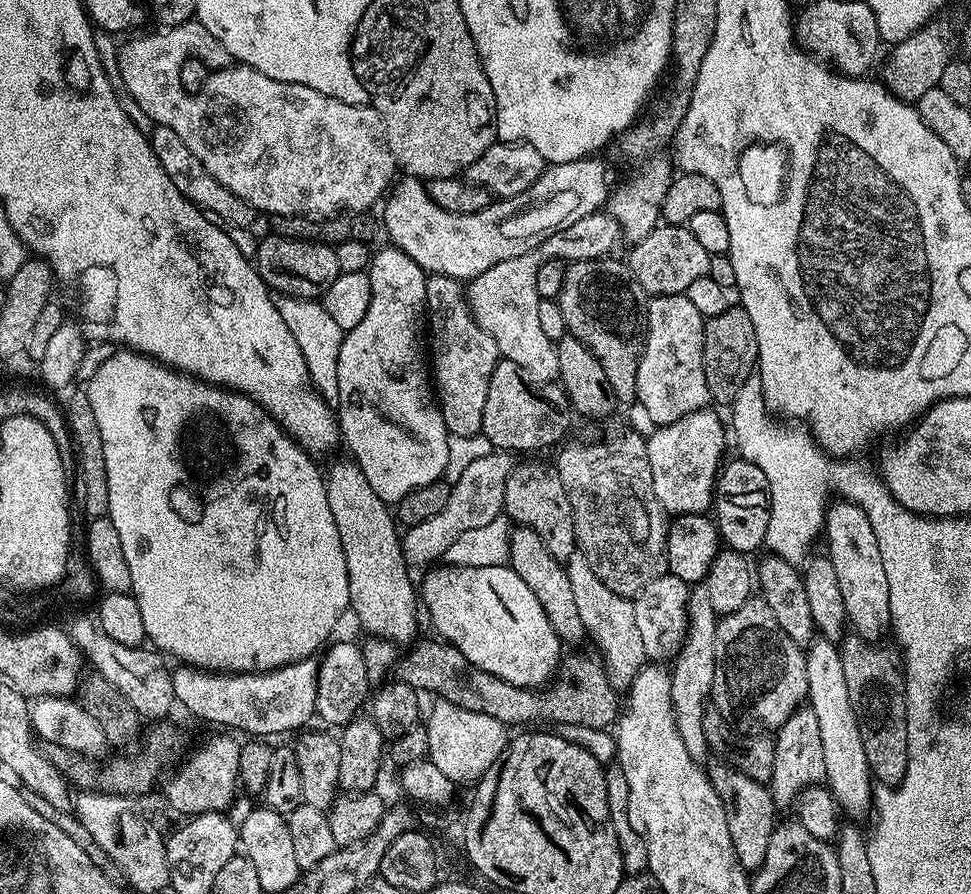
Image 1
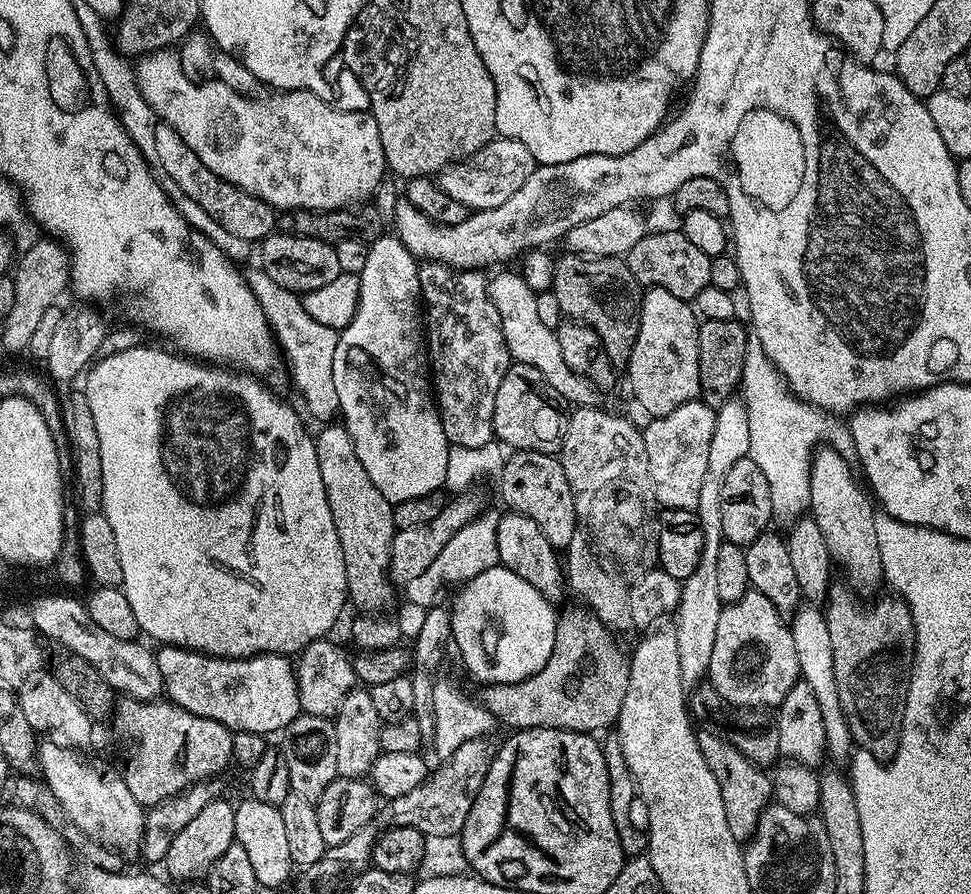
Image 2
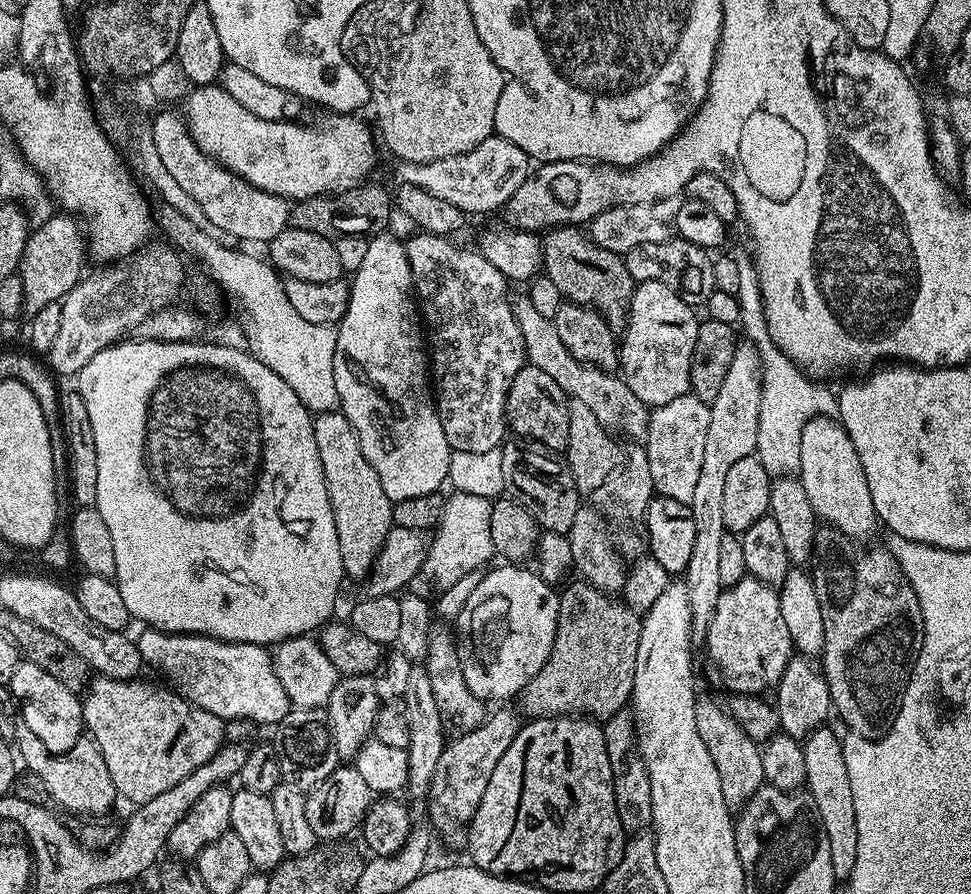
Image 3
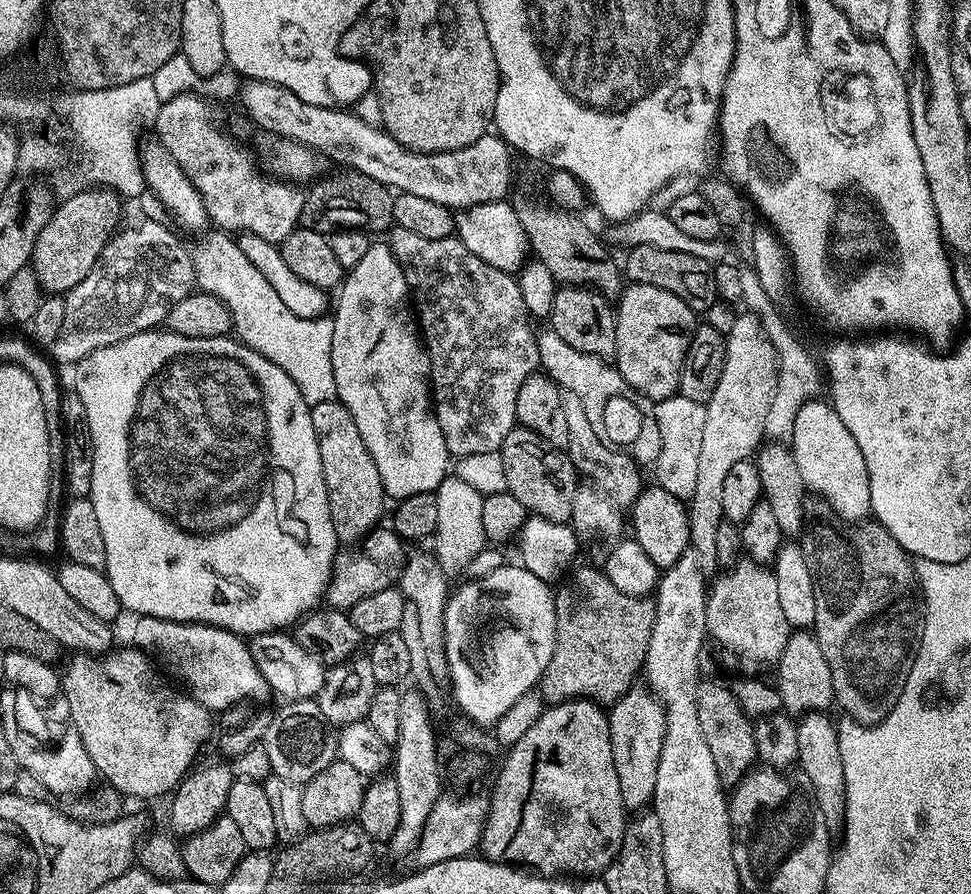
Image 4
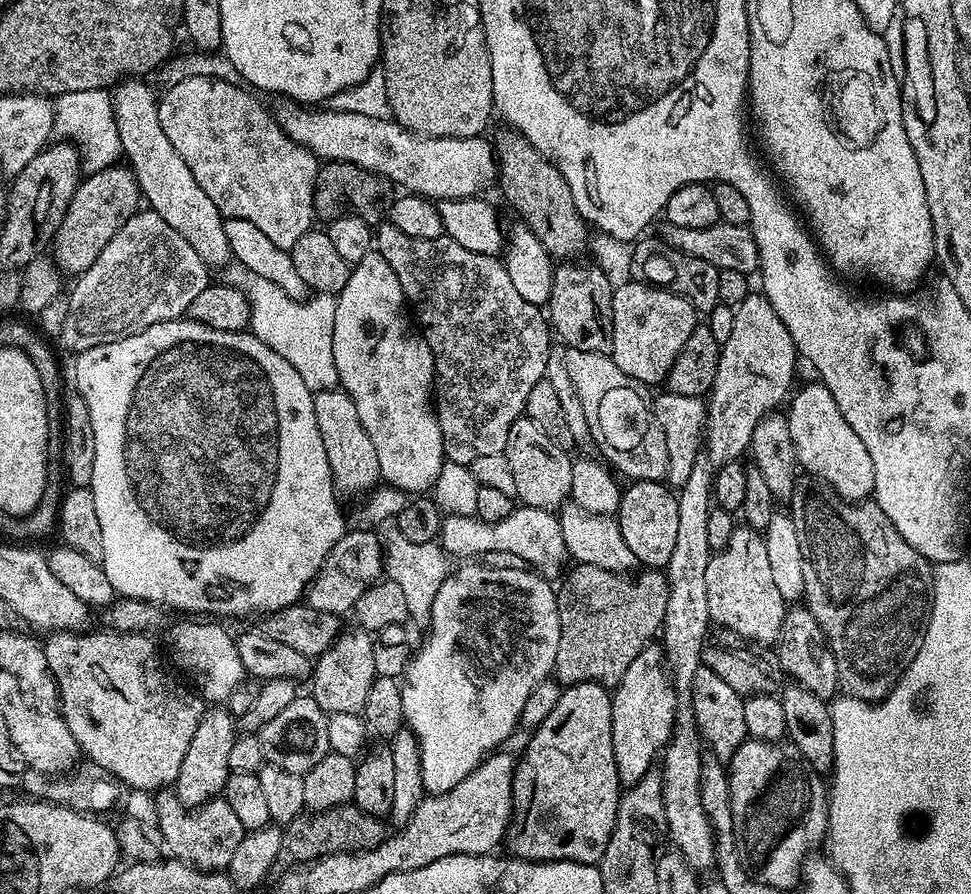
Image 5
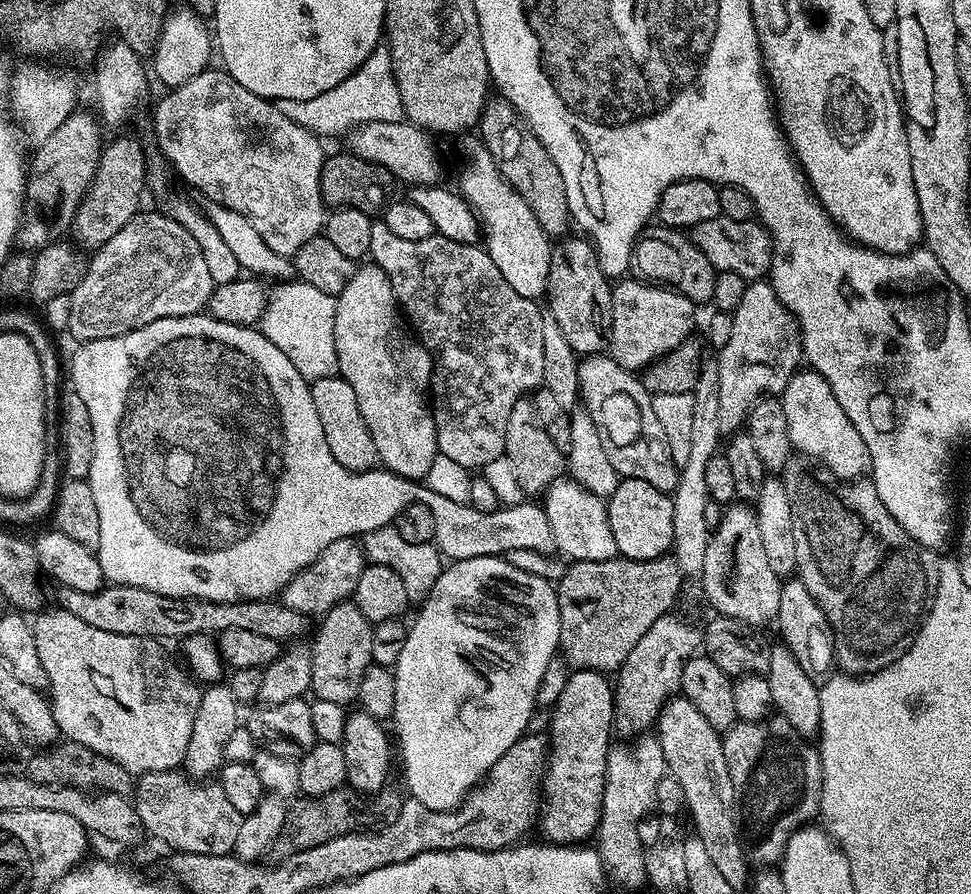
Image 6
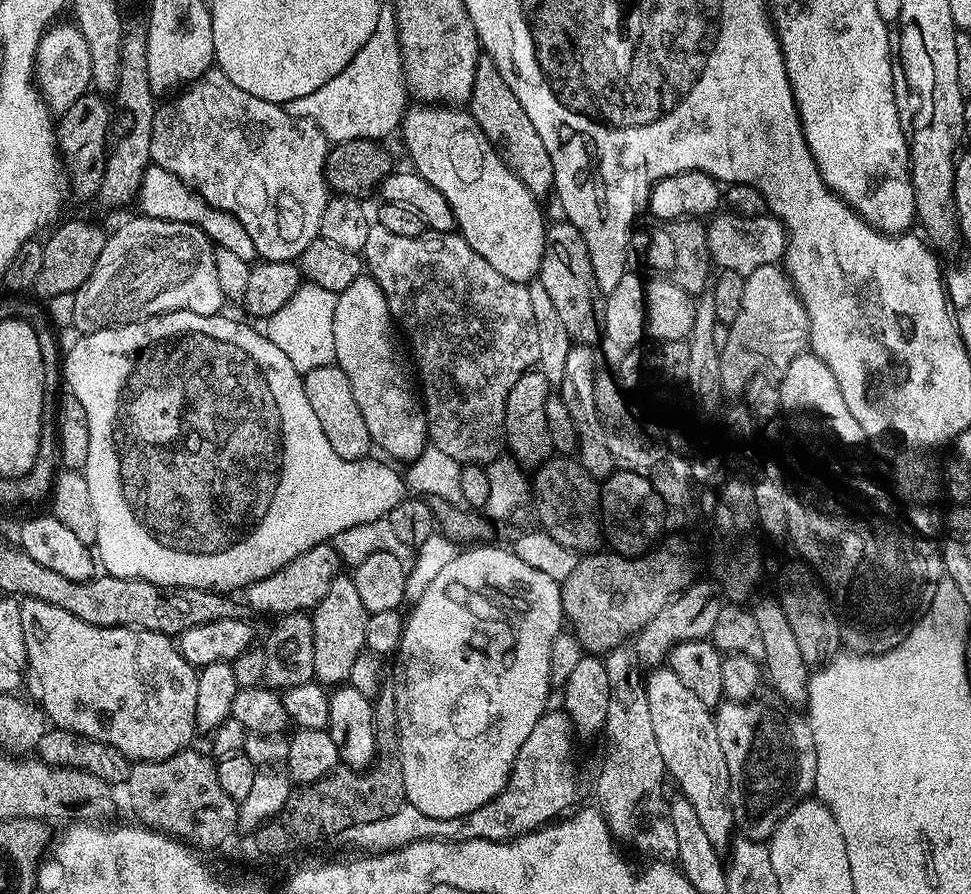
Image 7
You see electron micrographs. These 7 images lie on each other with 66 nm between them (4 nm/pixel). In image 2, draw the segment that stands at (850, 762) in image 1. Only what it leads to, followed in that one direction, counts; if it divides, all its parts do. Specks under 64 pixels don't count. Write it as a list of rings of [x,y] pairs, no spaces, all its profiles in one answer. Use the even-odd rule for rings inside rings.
[[[800,606],[790,620],[794,650],[798,650],[798,666],[803,683],[814,690],[818,706],[822,706],[822,722],[826,726],[826,752],[836,760],[847,761],[854,751],[854,741],[848,729],[848,719],[838,698],[838,682],[834,682],[834,649],[830,647],[830,630],[823,611],[816,606]]]

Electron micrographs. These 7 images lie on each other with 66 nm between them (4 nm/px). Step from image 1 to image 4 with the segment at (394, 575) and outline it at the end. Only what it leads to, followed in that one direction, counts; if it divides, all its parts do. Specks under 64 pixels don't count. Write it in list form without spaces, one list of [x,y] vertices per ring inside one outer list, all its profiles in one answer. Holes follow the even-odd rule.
[[[327,400],[311,405],[314,434],[322,454],[322,478],[326,482],[330,514],[334,522],[336,539],[341,545],[352,546],[364,539],[385,519],[386,497],[382,474],[372,457],[372,450],[362,442],[362,432],[354,423],[354,414],[339,400]]]

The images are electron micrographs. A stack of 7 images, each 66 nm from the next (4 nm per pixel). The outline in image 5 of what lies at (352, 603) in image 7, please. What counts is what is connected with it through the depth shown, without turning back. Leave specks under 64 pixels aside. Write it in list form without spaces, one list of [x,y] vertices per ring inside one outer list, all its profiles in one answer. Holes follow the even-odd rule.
[[[353,627],[353,632],[341,631],[340,635],[314,660],[310,672],[312,689],[310,695],[326,713],[360,714],[366,706],[366,696],[377,675],[374,670],[374,636],[363,628]]]

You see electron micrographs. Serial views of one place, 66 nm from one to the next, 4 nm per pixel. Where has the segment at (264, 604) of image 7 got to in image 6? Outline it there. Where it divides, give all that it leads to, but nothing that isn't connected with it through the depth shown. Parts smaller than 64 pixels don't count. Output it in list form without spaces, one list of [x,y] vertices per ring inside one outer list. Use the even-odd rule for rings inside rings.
[[[355,539],[330,542],[330,546],[326,546],[326,550],[318,554],[315,562],[307,564],[284,587],[282,602],[286,607],[300,611],[309,618],[323,617],[335,604],[347,601],[351,597],[353,590],[358,586],[358,578],[364,567],[366,567],[364,550]]]

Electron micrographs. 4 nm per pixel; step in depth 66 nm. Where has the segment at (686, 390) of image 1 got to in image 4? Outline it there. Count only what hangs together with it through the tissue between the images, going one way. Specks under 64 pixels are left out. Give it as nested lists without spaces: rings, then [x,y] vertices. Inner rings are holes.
[[[629,283],[621,291],[615,305],[616,355],[614,363],[630,382],[630,386],[648,402],[665,400],[680,391],[682,362],[692,341],[692,329],[698,323],[693,312],[682,298],[658,286]],[[620,303],[620,305],[618,304]]]

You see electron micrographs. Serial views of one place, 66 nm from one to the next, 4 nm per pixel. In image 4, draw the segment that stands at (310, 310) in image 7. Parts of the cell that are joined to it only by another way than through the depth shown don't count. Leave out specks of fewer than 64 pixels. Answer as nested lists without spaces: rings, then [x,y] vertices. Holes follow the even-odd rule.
[[[214,230],[211,232],[213,233],[210,236],[205,235],[203,238],[200,238],[200,239],[205,238],[205,240],[198,241],[196,245],[193,243],[190,248],[192,254],[192,265],[194,266],[194,274],[196,275],[196,288],[199,289],[201,293],[216,296],[218,299],[221,300],[222,303],[226,305],[226,307],[228,307],[228,310],[232,315],[232,327],[234,329],[235,335],[239,338],[239,340],[241,340],[242,343],[245,344],[246,346],[250,346],[254,350],[258,350],[258,354],[262,354],[262,358],[270,358],[270,362],[274,362],[274,366],[282,366],[282,370],[286,370],[286,374],[290,374],[290,378],[294,378],[294,386],[298,386],[298,390],[302,394],[302,398],[304,399],[304,401],[306,401],[306,403],[308,403],[311,406],[317,404],[318,402],[326,402],[327,400],[336,399],[337,384],[334,382],[334,362],[332,361],[332,343],[334,342],[334,322],[332,321],[332,316],[325,314],[323,316],[319,316],[318,318],[298,318],[298,314],[293,314],[292,311],[290,311],[288,307],[285,306],[284,303],[282,303],[282,298],[278,298],[278,293],[275,292],[274,286],[270,286],[270,282],[266,282],[266,277],[263,276],[263,274],[259,270],[257,270],[255,266],[250,266],[250,258],[246,258],[246,254],[242,254],[242,250],[240,249],[239,243],[237,243],[237,241],[233,239],[233,237],[229,235],[229,233],[223,230]]]

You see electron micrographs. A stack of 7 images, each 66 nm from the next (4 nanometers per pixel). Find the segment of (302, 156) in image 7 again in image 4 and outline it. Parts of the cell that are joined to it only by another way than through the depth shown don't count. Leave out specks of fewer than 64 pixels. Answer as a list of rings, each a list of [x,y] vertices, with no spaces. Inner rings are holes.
[[[195,91],[180,93],[177,97],[161,103],[154,125],[154,136],[170,150],[174,156],[174,162],[182,166],[186,178],[194,182],[198,194],[202,194],[202,202],[208,211],[208,219],[217,229],[229,234],[249,232],[258,234],[258,238],[266,238],[266,242],[280,246],[291,232],[298,228],[302,206],[304,205],[304,192],[295,183],[283,178],[273,178],[271,175],[262,173],[256,169],[252,156],[236,140],[231,140],[226,133],[220,129],[218,121],[212,117],[212,108],[196,96]]]

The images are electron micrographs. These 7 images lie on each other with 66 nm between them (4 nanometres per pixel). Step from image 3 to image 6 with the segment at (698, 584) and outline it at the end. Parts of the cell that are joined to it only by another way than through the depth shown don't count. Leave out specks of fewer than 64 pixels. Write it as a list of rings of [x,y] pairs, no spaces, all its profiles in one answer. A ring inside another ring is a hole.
[[[767,279],[751,281],[742,294],[742,302],[738,302],[736,311],[731,313],[732,329],[730,342],[718,349],[718,422],[725,433],[732,432],[743,425],[748,419],[748,411],[761,396],[783,393],[788,380],[796,371],[802,360],[802,345],[800,343],[800,325],[788,313],[787,306],[778,298],[771,283]]]

